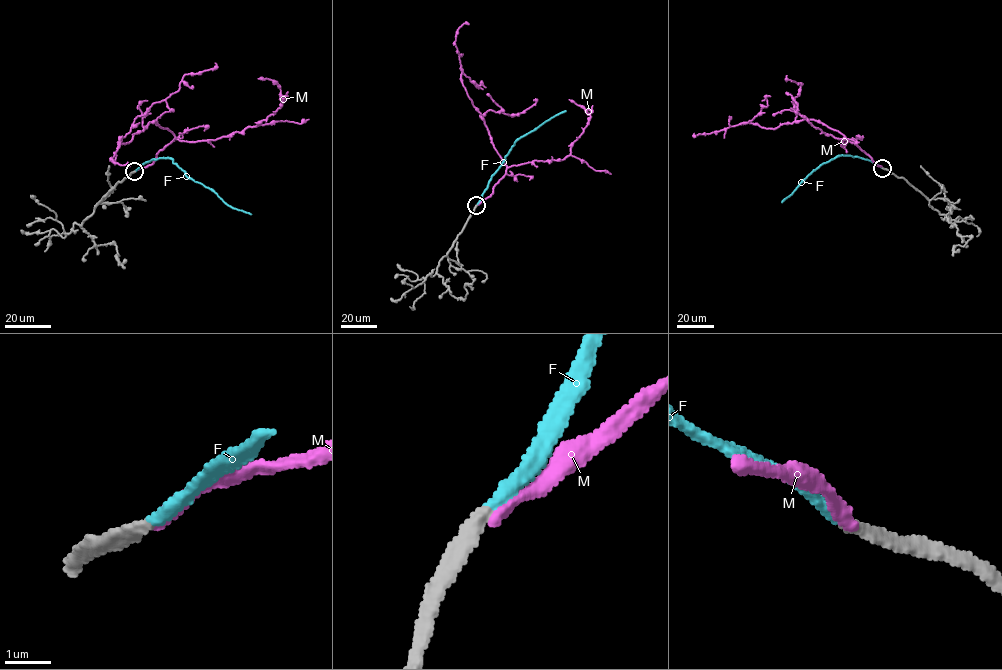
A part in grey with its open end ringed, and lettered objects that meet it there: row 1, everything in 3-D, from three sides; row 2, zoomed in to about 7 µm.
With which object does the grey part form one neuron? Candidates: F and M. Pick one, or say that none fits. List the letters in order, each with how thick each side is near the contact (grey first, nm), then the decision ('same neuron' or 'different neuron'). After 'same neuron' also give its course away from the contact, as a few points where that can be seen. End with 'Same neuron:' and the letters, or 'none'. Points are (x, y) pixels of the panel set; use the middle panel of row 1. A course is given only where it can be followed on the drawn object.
F: 300 nm thick on the grey side, 280 nm on the other; same neuron; it runs (476, 205), (491, 176), (517, 140), (565, 111)
M: 320 nm thick on the grey side, 240 nm on the other; different neuron
Same neuron: F

